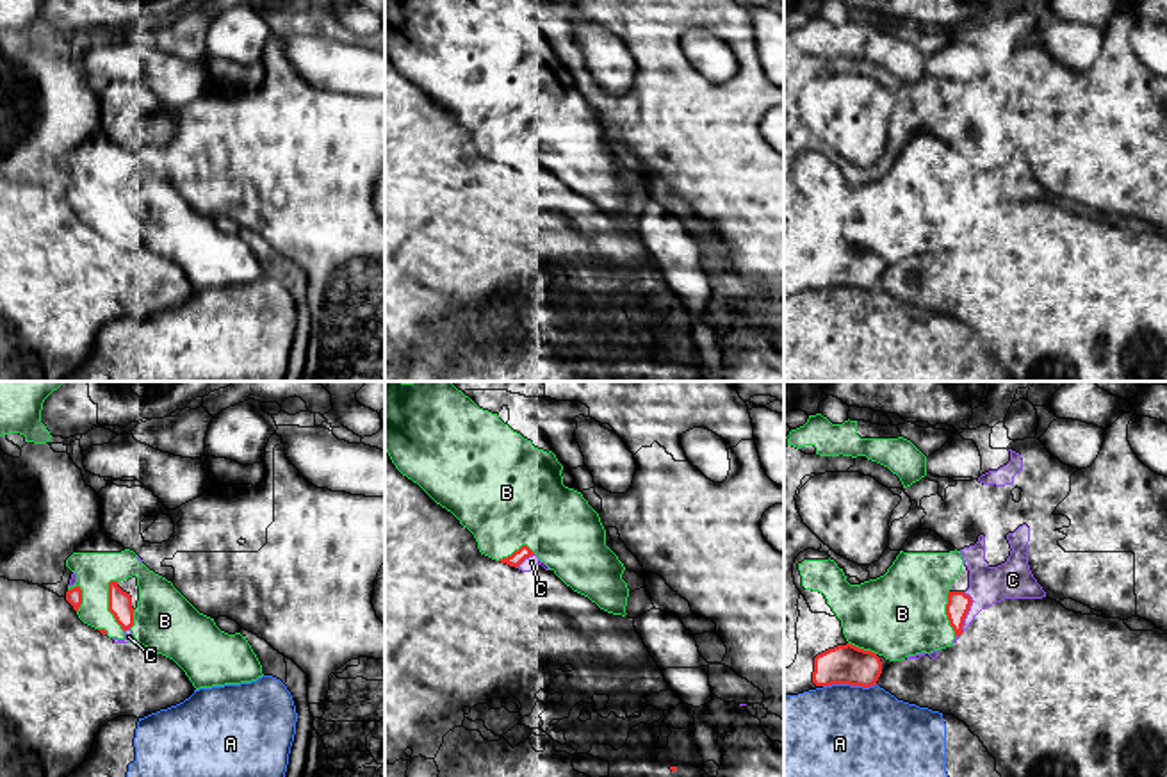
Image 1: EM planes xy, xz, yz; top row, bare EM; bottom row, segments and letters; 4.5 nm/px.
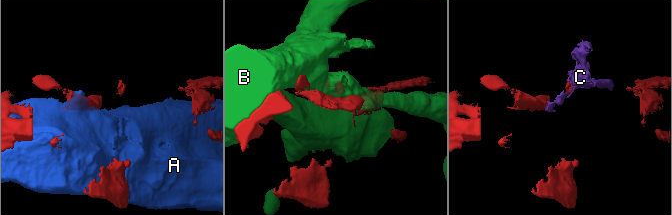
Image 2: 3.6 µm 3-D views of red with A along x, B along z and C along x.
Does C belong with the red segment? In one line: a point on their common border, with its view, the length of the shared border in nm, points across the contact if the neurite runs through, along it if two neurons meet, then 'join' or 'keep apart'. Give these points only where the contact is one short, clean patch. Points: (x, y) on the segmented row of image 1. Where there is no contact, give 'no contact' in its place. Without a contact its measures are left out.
contact yz (968, 610); length 180 nm; keep apart

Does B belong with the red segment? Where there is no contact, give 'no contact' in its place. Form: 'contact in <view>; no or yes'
contact in xy; no

